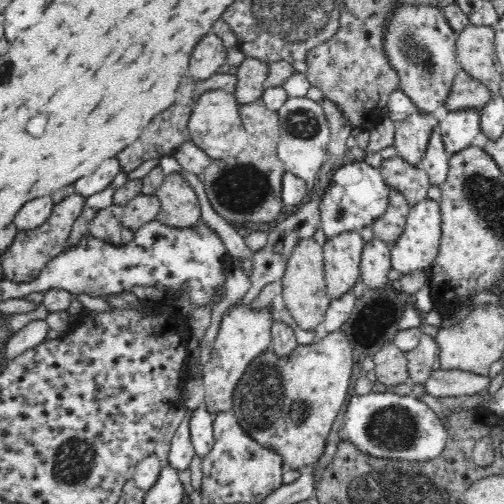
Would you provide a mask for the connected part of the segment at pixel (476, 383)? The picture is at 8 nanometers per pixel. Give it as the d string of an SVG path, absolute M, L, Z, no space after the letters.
M436 368L424 386L426 392L435 397L460 396L480 394L485 392L491 383L491 378L480 376L471 372L447 371Z

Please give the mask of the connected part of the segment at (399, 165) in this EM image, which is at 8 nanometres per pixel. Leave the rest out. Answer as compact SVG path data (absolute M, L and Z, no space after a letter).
M396 155L383 159L379 169L386 184L400 192L411 208L428 198L431 188L429 176L420 167L408 164Z

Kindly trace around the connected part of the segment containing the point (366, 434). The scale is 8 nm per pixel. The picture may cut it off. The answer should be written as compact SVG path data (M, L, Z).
M394 392L355 394L344 413L342 434L364 454L376 458L394 458L410 462L430 462L446 448L446 425L428 404L414 394L400 396Z

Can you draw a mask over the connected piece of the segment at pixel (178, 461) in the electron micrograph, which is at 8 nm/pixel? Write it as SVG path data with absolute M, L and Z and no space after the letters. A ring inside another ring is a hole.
M186 410L182 422L178 425L176 432L171 438L171 448L166 464L172 465L176 471L186 470L192 460L194 460L195 448L190 438L190 418L192 411Z

